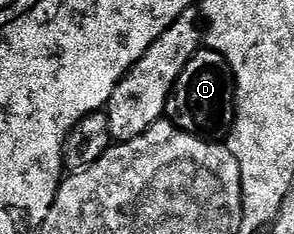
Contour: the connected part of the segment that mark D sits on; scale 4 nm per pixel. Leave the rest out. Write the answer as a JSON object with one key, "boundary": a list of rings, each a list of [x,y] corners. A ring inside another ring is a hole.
{"boundary":[[[202,47],[186,63],[186,71],[176,84],[171,104],[178,118],[180,128],[187,133],[199,131],[204,135],[227,134],[236,123],[236,77],[228,67],[228,60],[218,51]]]}

